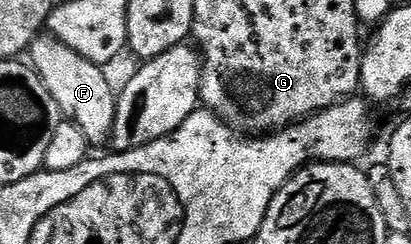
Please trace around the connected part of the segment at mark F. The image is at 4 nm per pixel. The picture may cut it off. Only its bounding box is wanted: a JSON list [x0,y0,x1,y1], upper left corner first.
[29,36,117,147]

